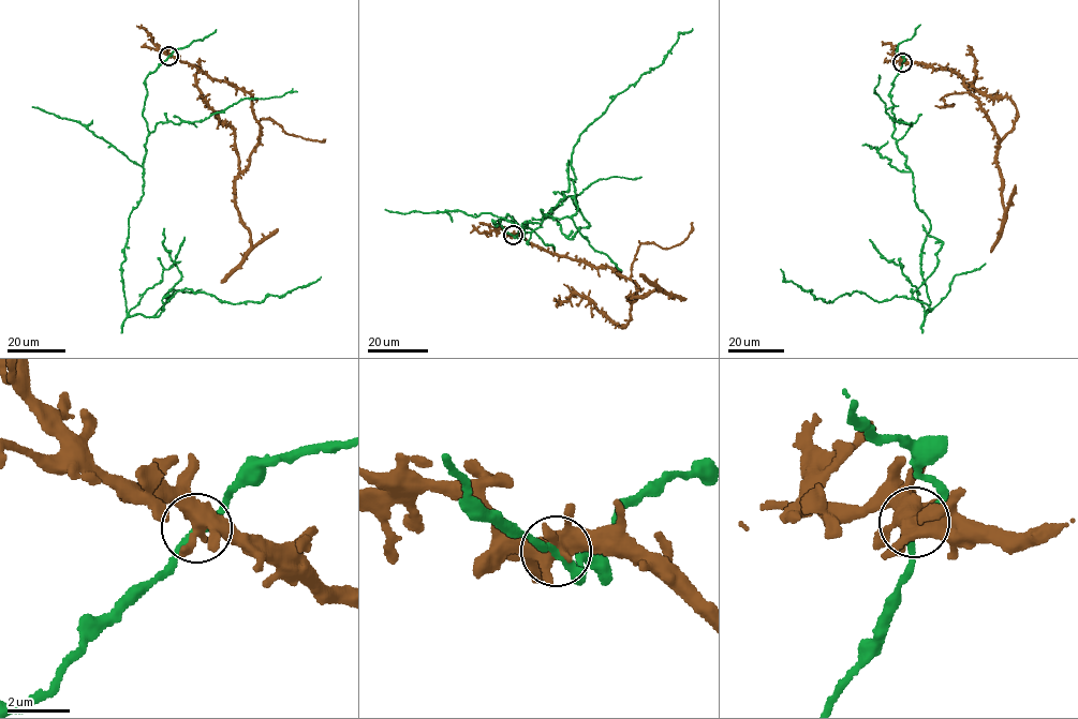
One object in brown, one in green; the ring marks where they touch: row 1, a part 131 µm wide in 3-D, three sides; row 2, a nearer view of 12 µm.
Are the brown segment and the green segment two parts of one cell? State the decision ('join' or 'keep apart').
join

